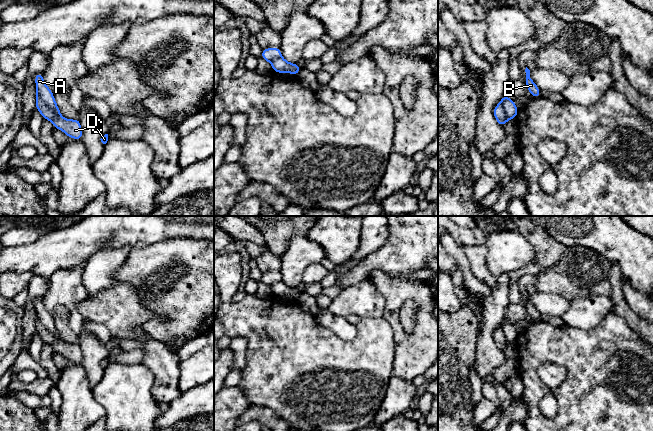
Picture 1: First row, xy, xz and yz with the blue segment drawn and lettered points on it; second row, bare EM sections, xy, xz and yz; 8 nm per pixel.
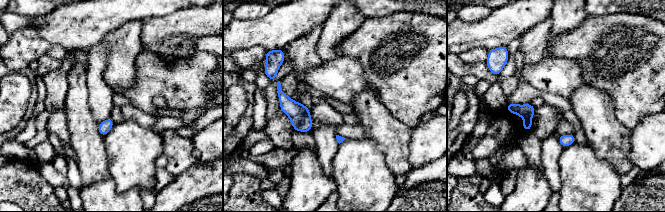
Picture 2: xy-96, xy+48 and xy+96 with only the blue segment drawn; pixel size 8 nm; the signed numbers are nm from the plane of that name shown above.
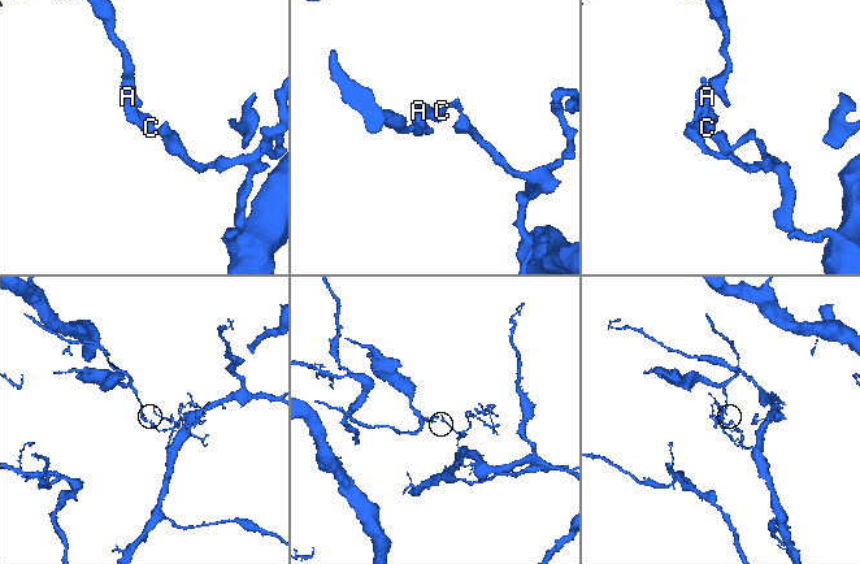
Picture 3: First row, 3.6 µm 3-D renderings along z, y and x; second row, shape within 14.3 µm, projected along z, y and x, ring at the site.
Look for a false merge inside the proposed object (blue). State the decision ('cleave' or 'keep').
cleave

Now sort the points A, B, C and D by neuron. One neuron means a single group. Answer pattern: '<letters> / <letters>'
A B / C D

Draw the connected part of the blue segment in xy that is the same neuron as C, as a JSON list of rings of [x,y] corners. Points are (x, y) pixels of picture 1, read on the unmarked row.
[[[37,317],[36,333],[41,337],[42,341],[46,344],[50,344],[56,353],[63,355],[68,361],[81,364],[83,360],[83,354],[81,353],[81,347],[79,343],[65,343],[57,338],[52,332],[50,332]]]

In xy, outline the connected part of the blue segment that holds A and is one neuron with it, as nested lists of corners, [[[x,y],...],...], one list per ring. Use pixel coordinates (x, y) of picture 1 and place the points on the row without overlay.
[[[43,296],[35,298],[35,308],[37,317],[40,319],[42,324],[57,338],[61,340],[60,334],[56,328],[56,324],[54,323],[53,316],[48,312],[48,310],[44,306]]]

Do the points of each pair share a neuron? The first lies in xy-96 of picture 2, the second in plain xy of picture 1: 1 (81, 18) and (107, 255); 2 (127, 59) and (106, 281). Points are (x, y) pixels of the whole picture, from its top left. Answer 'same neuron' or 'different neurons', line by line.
1: different neurons
2: same neuron

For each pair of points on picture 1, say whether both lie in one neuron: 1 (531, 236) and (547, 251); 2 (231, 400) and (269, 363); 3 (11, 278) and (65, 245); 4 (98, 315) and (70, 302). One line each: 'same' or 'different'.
1: same
2: different
3: different
4: different

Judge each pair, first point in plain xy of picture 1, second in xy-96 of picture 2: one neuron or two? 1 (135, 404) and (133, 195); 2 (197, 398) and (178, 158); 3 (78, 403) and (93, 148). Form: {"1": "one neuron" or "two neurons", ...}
{"1": "two neurons", "2": "two neurons", "3": "one neuron"}

